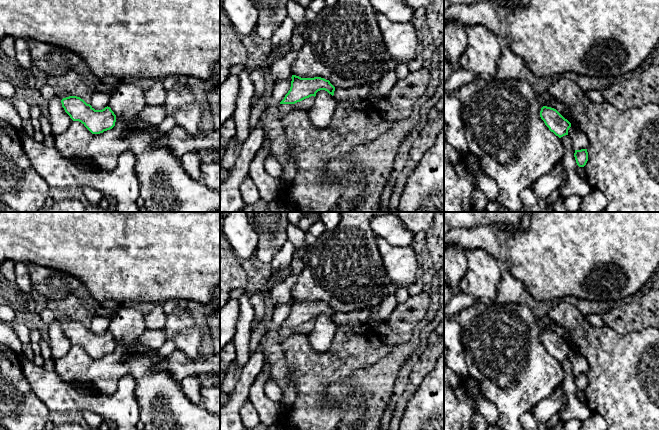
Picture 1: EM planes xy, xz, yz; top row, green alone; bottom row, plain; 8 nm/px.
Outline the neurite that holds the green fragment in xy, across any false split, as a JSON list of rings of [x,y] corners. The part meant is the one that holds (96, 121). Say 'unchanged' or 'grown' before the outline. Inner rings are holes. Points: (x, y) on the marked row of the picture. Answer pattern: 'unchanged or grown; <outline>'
unchanged; [[[77,96],[63,98],[61,103],[70,118],[81,122],[92,134],[103,133],[115,126],[116,115],[108,106],[102,110],[95,110]]]

